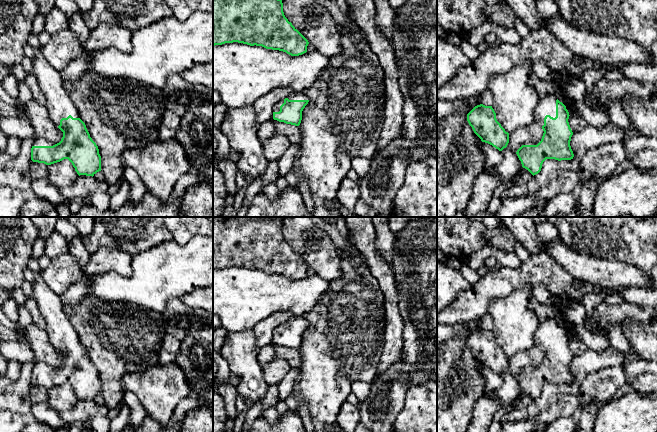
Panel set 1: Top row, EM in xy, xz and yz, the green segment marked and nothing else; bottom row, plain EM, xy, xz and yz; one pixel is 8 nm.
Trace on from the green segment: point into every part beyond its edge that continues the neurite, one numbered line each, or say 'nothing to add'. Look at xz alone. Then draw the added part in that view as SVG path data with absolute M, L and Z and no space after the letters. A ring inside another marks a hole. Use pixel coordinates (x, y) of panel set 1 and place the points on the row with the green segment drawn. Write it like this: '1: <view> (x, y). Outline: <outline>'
1: xz (297, 95). Outline: M295 92L287 98L289 100L308 100L308 97L303 92Z

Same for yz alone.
1: yz (546, 105). Outline: M547 94L544 97L539 97L539 100L535 108L535 122L541 127L544 125L544 118L546 115L556 117L556 96L553 94Z

